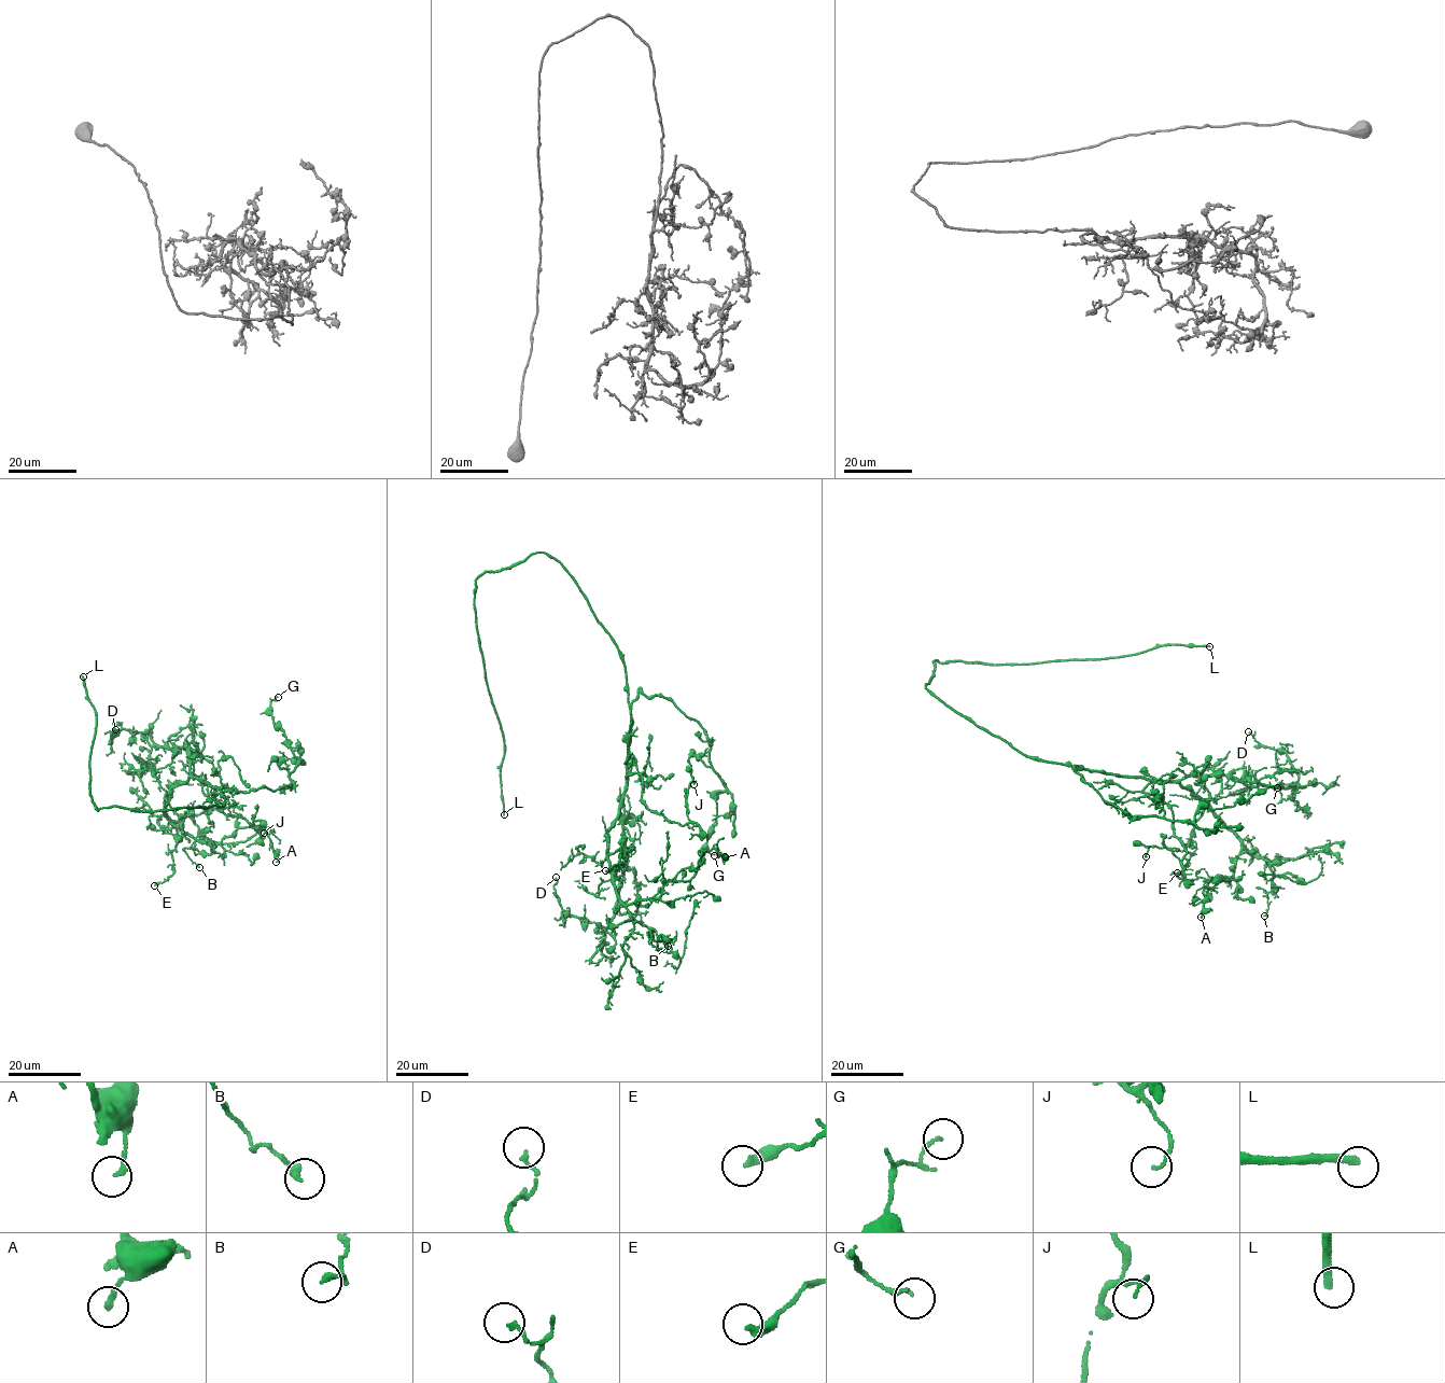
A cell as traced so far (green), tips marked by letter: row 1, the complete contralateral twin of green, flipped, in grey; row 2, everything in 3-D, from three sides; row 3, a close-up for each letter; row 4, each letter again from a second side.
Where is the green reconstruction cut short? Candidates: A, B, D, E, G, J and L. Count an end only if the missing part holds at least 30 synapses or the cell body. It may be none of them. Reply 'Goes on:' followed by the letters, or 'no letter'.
Goes on: L

